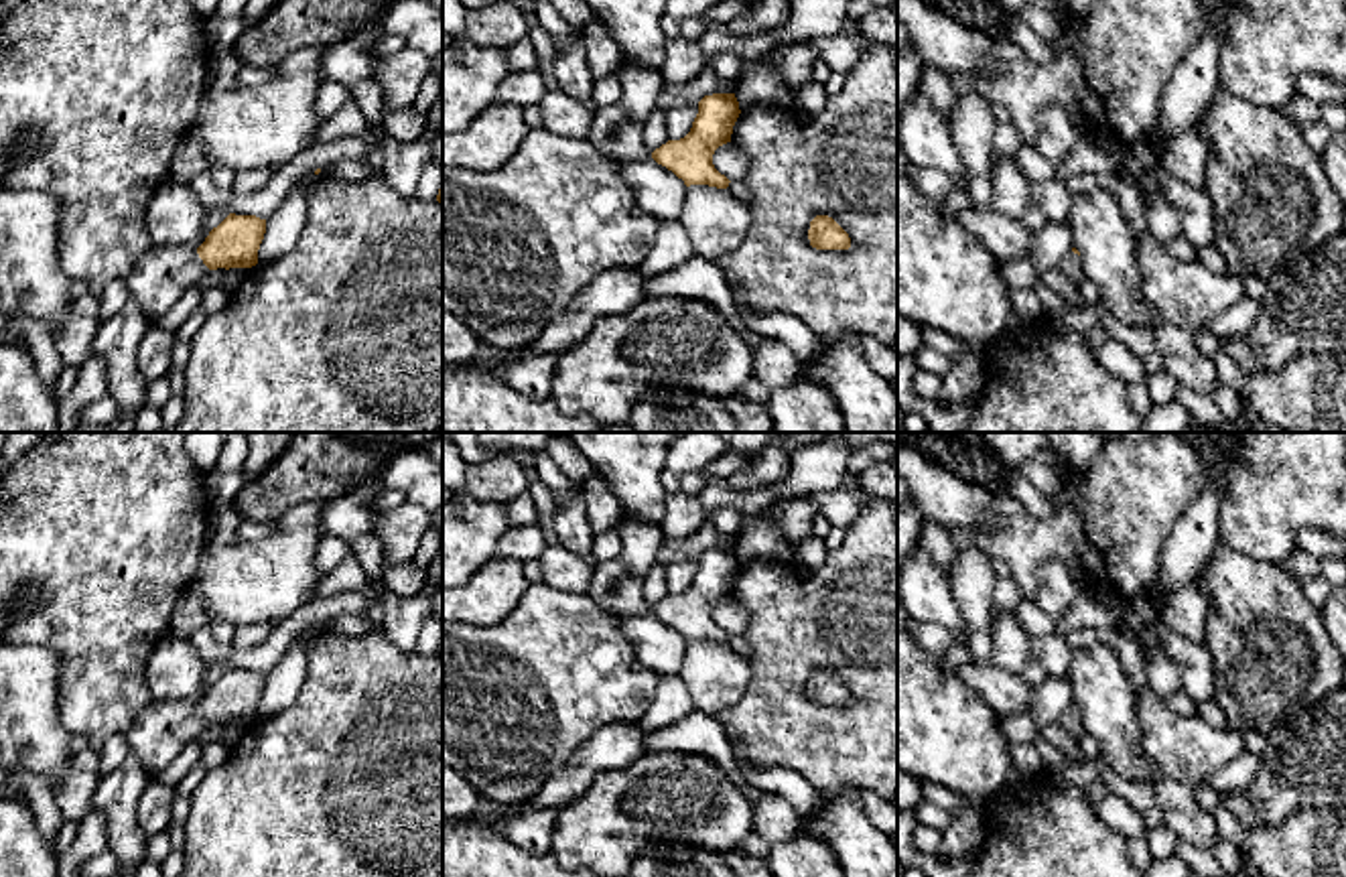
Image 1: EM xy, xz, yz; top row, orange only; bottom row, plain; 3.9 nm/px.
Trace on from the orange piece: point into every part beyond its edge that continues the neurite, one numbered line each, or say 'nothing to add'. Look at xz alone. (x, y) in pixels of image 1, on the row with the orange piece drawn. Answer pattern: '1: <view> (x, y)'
1: xz (616, 130)

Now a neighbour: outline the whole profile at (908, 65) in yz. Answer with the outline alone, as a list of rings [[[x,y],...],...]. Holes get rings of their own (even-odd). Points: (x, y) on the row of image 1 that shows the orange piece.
[[[910,41],[897,49],[897,126],[910,97],[918,91],[922,77],[922,63]]]

